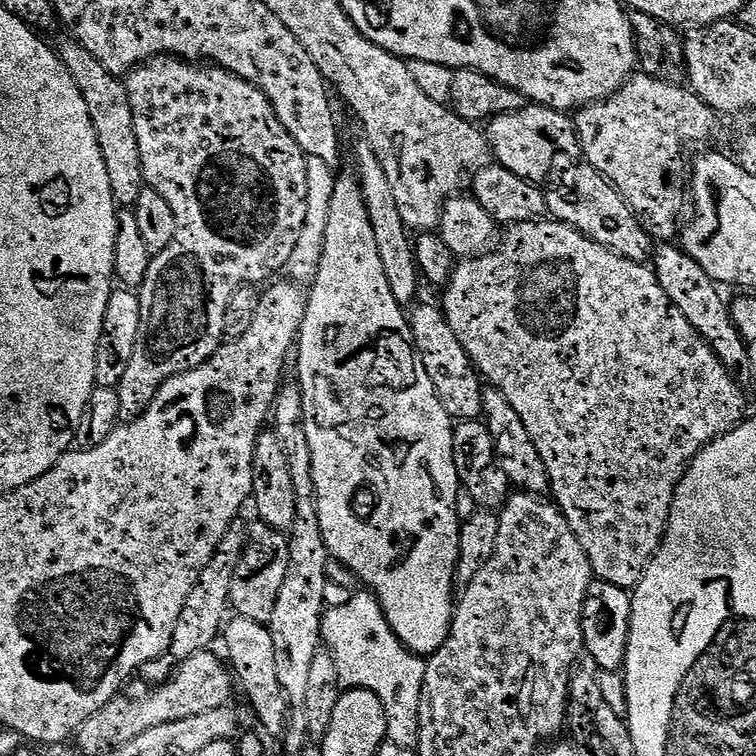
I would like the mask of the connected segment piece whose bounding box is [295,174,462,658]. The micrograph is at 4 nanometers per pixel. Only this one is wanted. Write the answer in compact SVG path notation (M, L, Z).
M340 174L334 182L330 215L326 222L326 242L316 277L311 280L306 295L308 305L298 333L298 351L295 353L295 356L297 355L296 372L300 375L298 383L304 403L304 429L306 438L310 438L310 458L314 470L318 522L326 538L329 557L346 565L356 575L357 581L379 600L394 634L411 652L415 652L417 656L430 657L438 651L442 642L446 642L452 629L454 615L452 592L454 593L462 523L462 516L456 513L456 503L459 502L460 496L462 500L462 485L454 462L454 438L452 437L454 421L442 406L434 390L434 382L430 382L430 374L426 374L426 366L422 366L420 355L416 352L416 346L412 342L412 325L409 317L405 309L394 298L390 290L390 282L386 282L386 270L382 270L382 258L378 255L374 229L370 227L370 214L366 214L366 198L362 198L360 182L355 175Z

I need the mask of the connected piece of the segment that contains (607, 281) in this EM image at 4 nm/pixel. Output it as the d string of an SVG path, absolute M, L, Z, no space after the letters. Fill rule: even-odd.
M551 218L514 224L505 232L508 233L505 236L503 233L495 247L483 256L464 258L457 263L443 289L444 317L446 322L450 322L450 330L458 334L458 342L462 342L477 372L491 387L506 394L506 402L518 410L522 426L530 430L530 438L534 438L534 446L538 446L538 454L542 454L542 462L546 462L554 503L570 522L578 542L582 542L582 550L586 550L593 577L619 588L635 589L664 541L674 494L692 460L711 440L717 440L731 428L737 428L741 420L745 419L745 389L736 383L736 377L726 370L726 366L722 366L714 350L696 333L694 326L686 322L682 310L678 310L678 306L666 298L666 290L662 290L655 271L647 263L622 258L577 228Z

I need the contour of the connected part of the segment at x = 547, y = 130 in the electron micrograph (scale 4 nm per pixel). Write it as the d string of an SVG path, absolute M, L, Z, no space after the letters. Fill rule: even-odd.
M525 104L522 110L494 117L487 123L484 133L495 161L537 186L547 181L554 158L559 155L574 158L581 153L575 121L565 112L540 104Z

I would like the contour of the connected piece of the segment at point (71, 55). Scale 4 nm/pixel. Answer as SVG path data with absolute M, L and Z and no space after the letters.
M67 38L58 44L60 61L70 70L70 78L82 90L82 98L86 98L86 110L90 110L90 122L94 122L94 134L98 138L98 146L102 150L102 158L106 162L106 174L112 179L112 193L117 205L136 206L140 195L146 192L144 171L142 170L142 154L138 150L138 134L134 134L134 114L130 106L127 83L121 77L110 74L86 46L82 46L75 38Z

